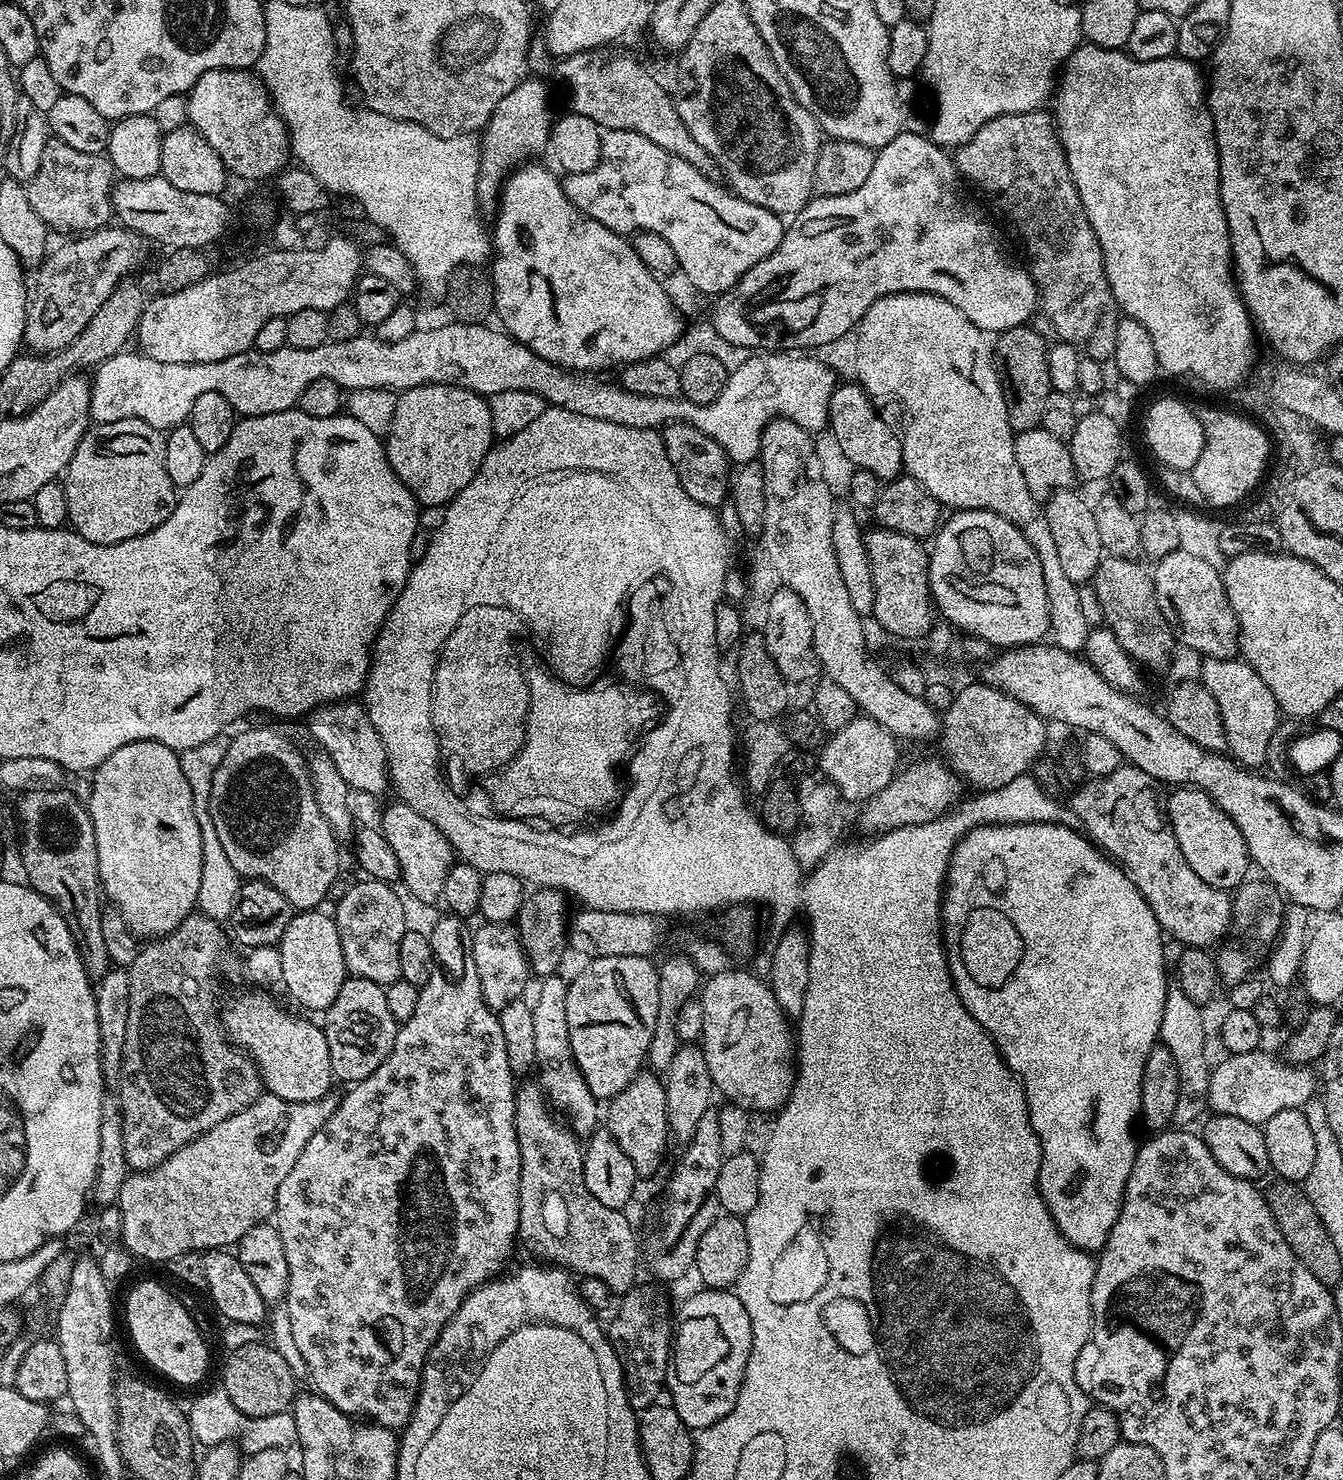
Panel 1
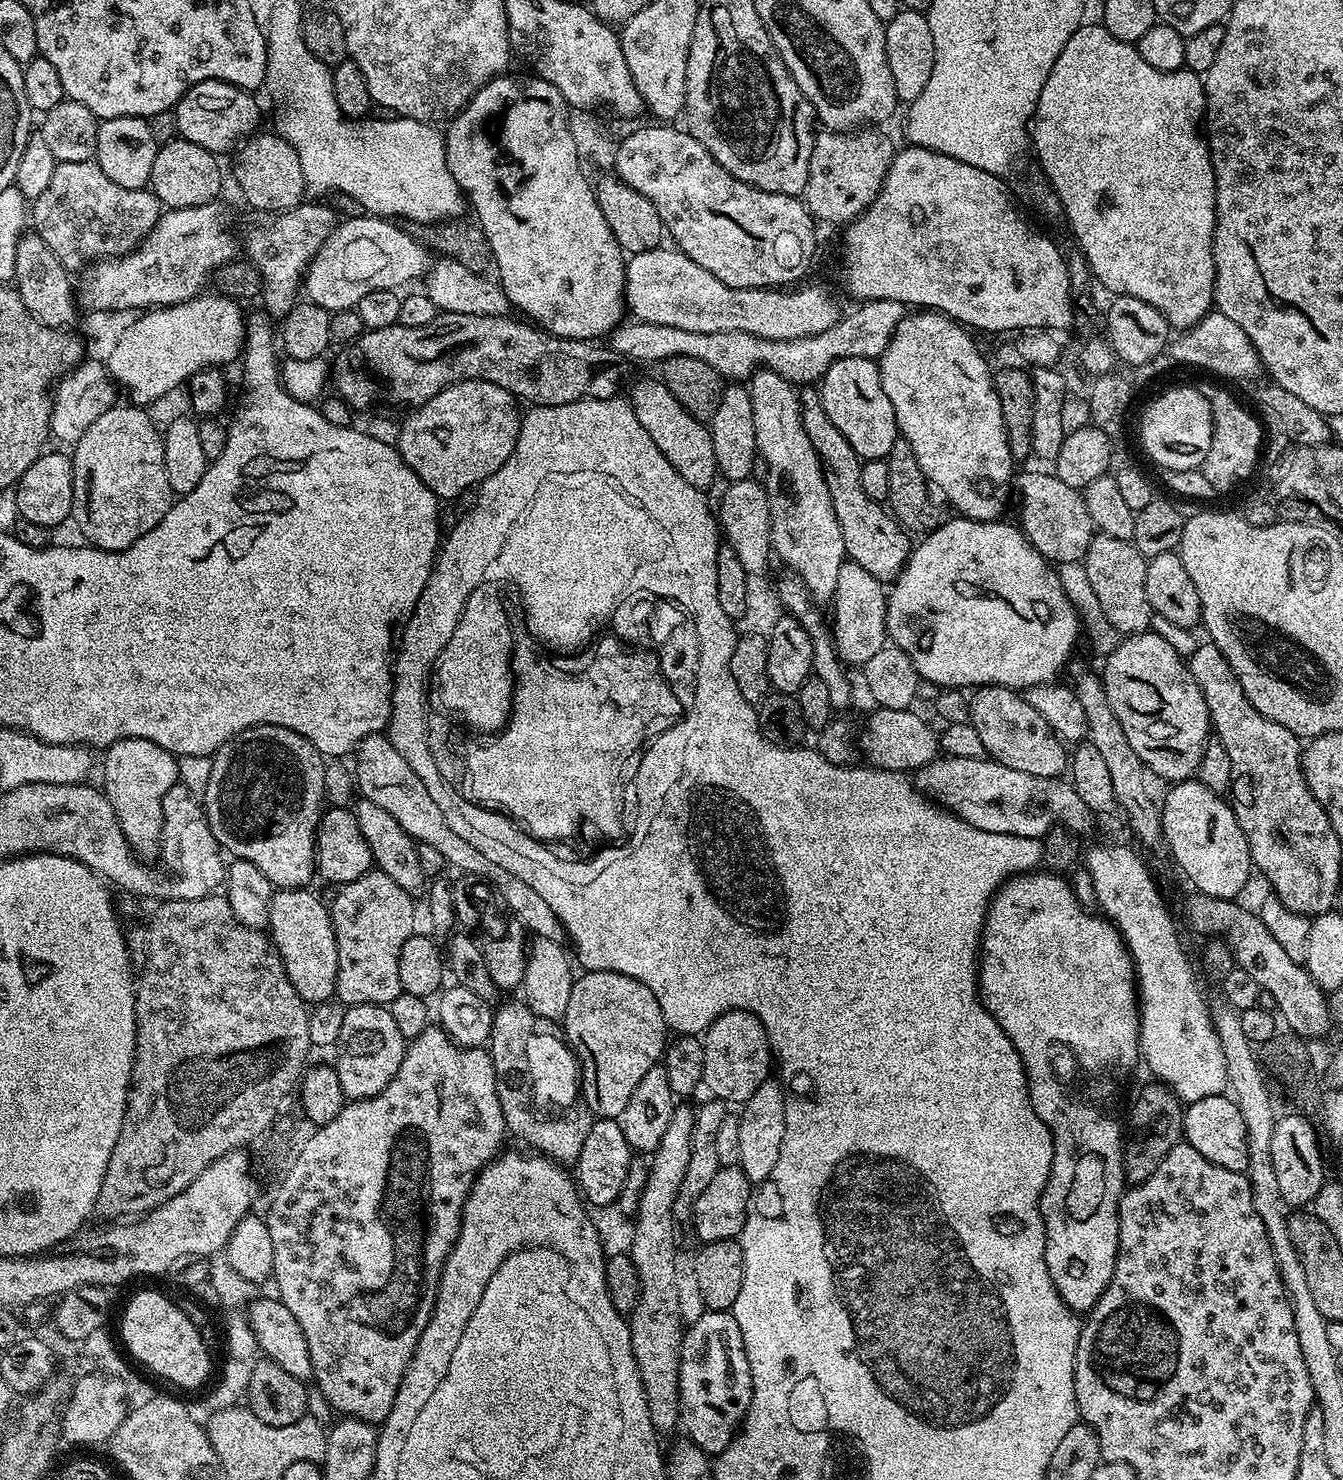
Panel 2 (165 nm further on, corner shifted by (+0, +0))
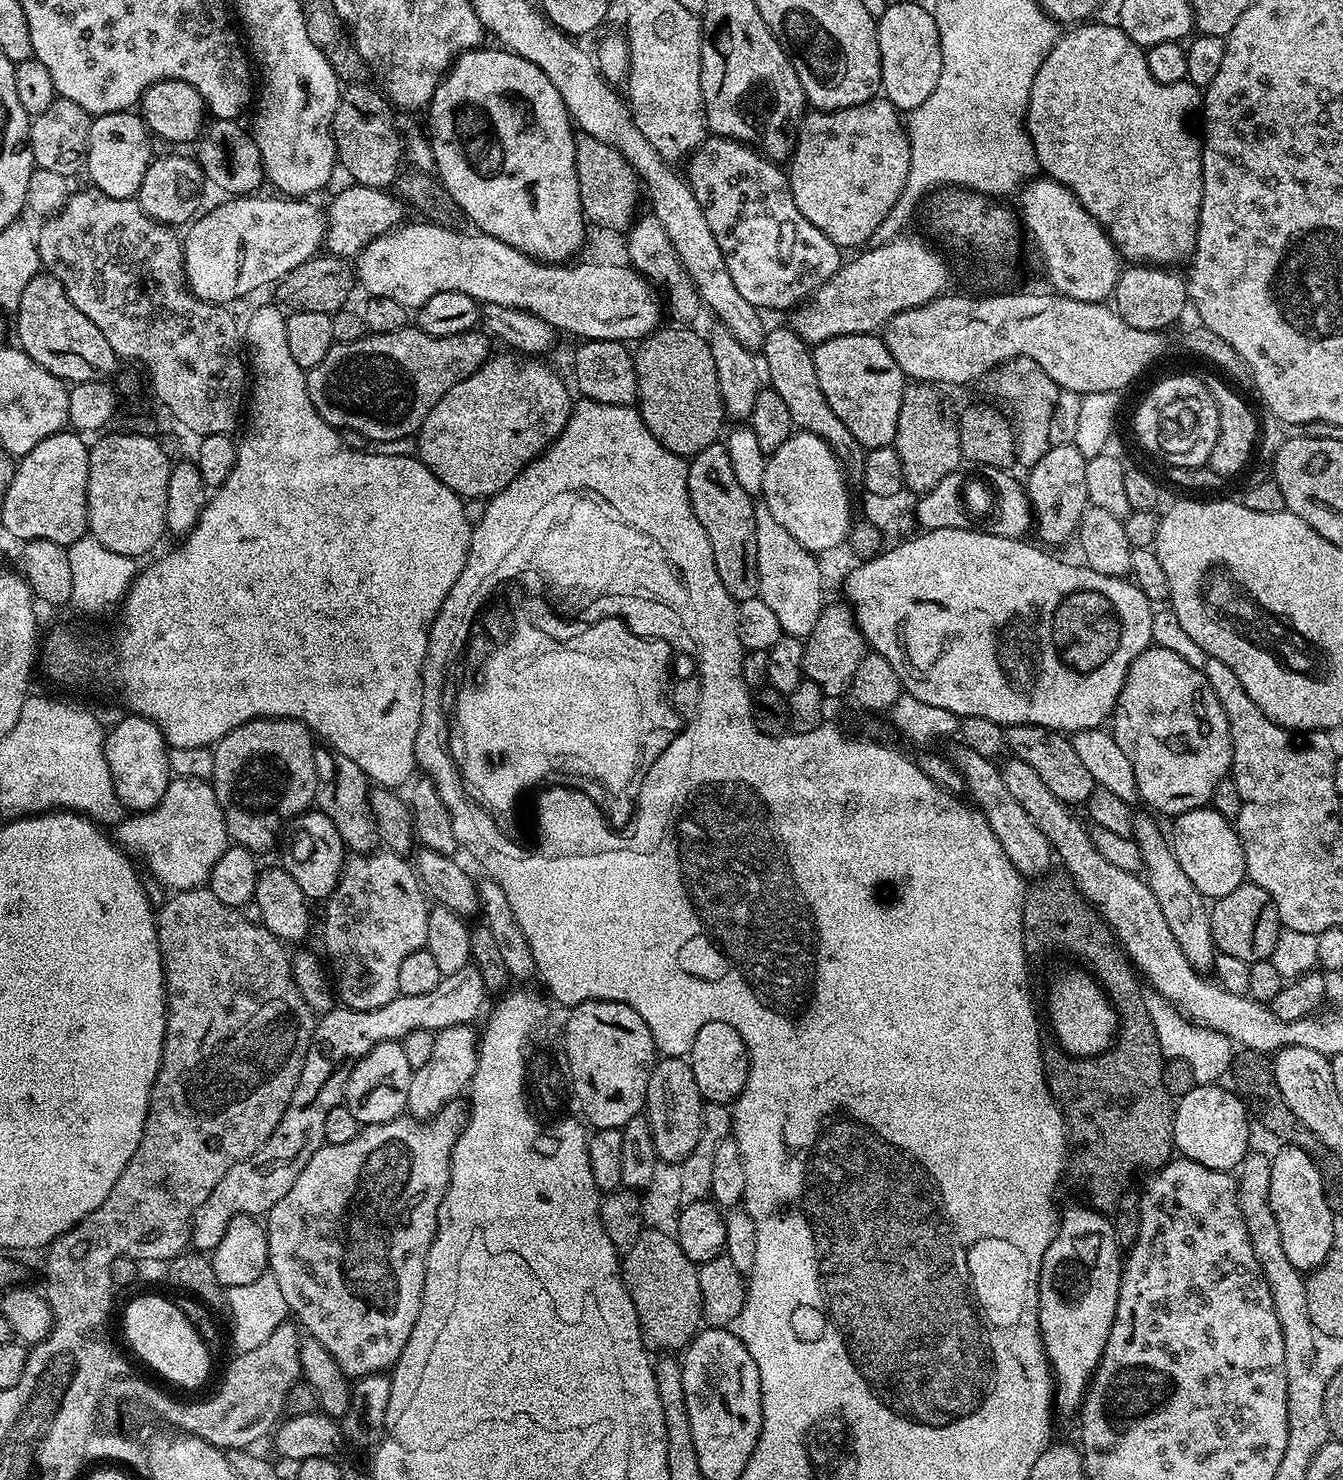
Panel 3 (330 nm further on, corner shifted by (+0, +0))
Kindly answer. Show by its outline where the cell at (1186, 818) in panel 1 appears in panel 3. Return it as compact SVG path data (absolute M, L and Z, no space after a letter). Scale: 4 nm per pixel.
M1205 806L1183 812L1181 816L1175 817L1171 824L1170 847L1172 853L1178 858L1178 866L1182 866L1186 878L1190 878L1190 882L1194 882L1194 886L1202 895L1206 898L1225 896L1230 894L1230 890L1245 883L1244 851L1233 821L1218 814L1215 808Z

